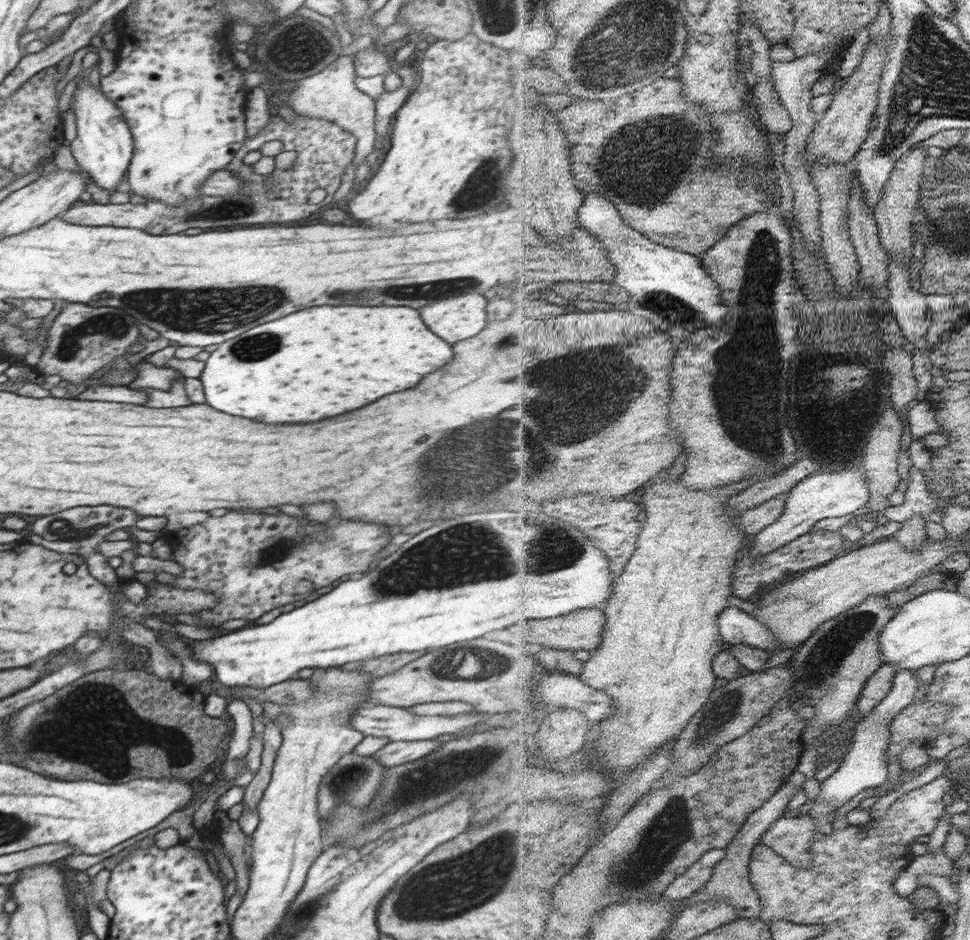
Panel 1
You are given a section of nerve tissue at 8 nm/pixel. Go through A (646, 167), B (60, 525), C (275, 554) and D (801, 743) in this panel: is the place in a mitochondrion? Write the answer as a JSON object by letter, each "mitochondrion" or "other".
{"A":"mitochondrion","B":"mitochondrion","C":"mitochondrion","D":"other"}

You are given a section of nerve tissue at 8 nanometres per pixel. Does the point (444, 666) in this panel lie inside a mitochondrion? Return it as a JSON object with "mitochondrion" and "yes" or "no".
{"mitochondrion":"yes"}

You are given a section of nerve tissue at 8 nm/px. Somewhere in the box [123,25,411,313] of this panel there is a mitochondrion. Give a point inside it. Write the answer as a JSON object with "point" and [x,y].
{"point":[303,51]}

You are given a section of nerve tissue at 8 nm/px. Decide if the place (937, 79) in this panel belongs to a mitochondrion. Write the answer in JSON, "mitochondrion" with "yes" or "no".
{"mitochondrion":"yes"}

